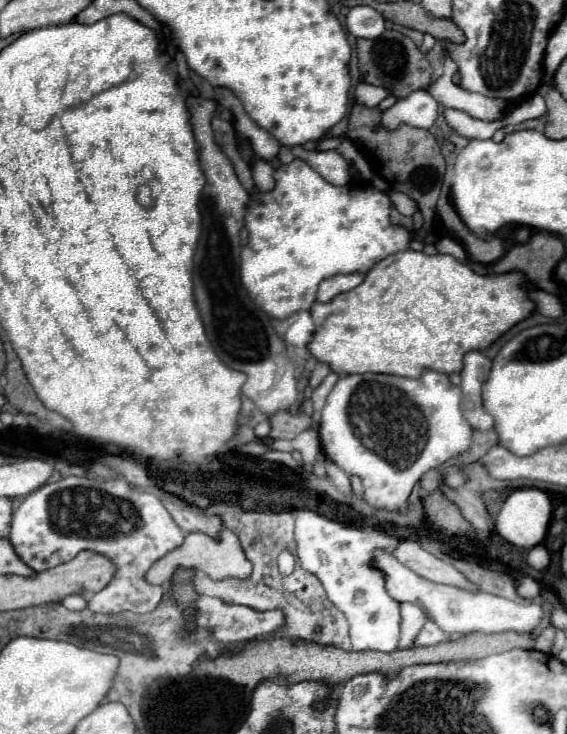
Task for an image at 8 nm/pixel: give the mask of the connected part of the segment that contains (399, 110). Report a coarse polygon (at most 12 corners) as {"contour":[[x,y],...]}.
{"contour":[[417,90],[383,112],[383,128],[431,128],[439,102]]}

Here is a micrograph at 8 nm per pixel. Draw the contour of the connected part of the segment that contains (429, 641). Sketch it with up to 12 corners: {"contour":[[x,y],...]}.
{"contour":[[427,622],[417,636],[419,646],[437,646],[451,636],[435,622]]}

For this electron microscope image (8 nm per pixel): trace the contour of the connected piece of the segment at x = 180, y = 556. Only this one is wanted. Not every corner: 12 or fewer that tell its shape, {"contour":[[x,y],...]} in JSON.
{"contour":[[189,532],[145,574],[169,586],[177,566],[213,580],[247,578],[251,562],[239,538]]}

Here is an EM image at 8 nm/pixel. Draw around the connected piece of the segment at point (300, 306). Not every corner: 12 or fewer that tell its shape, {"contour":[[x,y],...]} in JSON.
{"contour":[[307,162],[247,210],[241,282],[271,318],[409,248],[373,186]]}

